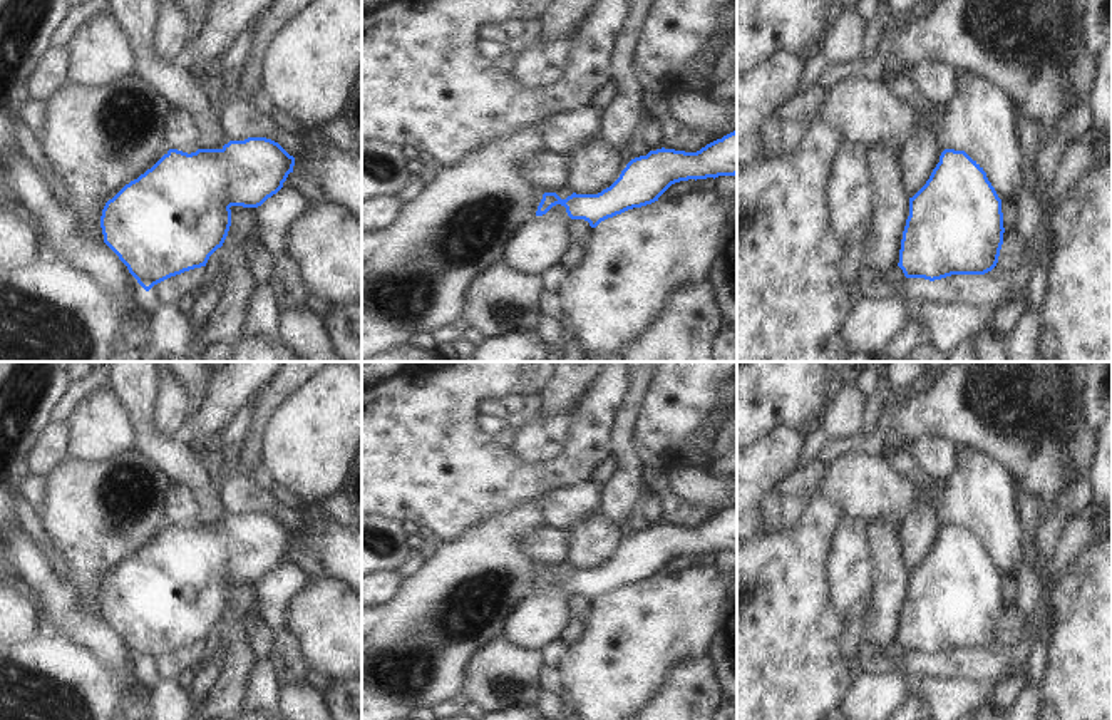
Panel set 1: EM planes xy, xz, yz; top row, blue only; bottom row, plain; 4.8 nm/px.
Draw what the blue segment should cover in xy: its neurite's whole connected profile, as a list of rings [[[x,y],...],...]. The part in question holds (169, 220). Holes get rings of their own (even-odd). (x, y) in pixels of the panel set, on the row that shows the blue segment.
[[[266,137],[229,141],[221,149],[183,152],[169,149],[151,169],[126,184],[102,209],[104,243],[149,291],[184,271],[206,266],[231,226],[231,206],[258,208],[276,194],[295,157]]]

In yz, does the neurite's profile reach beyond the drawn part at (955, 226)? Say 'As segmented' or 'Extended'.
As segmented

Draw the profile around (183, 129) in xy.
[[[179,104],[172,105],[164,129],[164,139],[169,149],[183,152],[196,152],[201,149],[199,142],[201,129],[198,117]]]

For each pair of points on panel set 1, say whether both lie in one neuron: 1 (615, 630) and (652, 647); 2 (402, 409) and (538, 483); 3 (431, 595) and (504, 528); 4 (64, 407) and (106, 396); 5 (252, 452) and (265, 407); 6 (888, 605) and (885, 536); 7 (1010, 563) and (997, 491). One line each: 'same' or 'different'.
1: same
2: same
3: same
4: different
5: same
6: same
7: same

